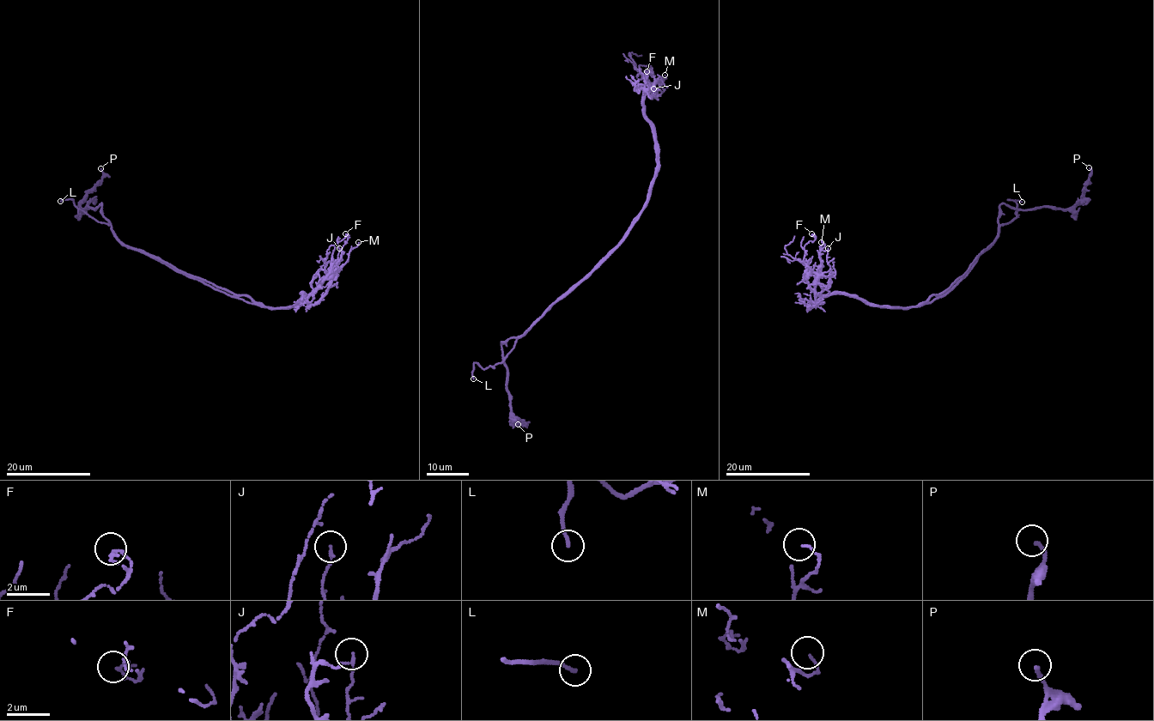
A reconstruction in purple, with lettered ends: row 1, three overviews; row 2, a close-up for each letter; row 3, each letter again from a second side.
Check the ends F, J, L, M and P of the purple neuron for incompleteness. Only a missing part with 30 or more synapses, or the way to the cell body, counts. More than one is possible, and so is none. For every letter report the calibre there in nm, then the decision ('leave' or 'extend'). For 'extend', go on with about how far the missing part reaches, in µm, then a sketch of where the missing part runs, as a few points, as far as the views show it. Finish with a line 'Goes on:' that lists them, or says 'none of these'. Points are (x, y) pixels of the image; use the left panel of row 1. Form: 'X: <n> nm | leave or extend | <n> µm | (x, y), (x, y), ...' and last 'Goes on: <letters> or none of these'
F: 200 nm | leave
J: 90 nm | leave
L: 160 nm | extend | 25 µm | (60, 201), (50, 207), (50, 213), (45, 216), (57, 233)
M: 90 nm | leave
P: 170 nm | leave
Goes on: L

